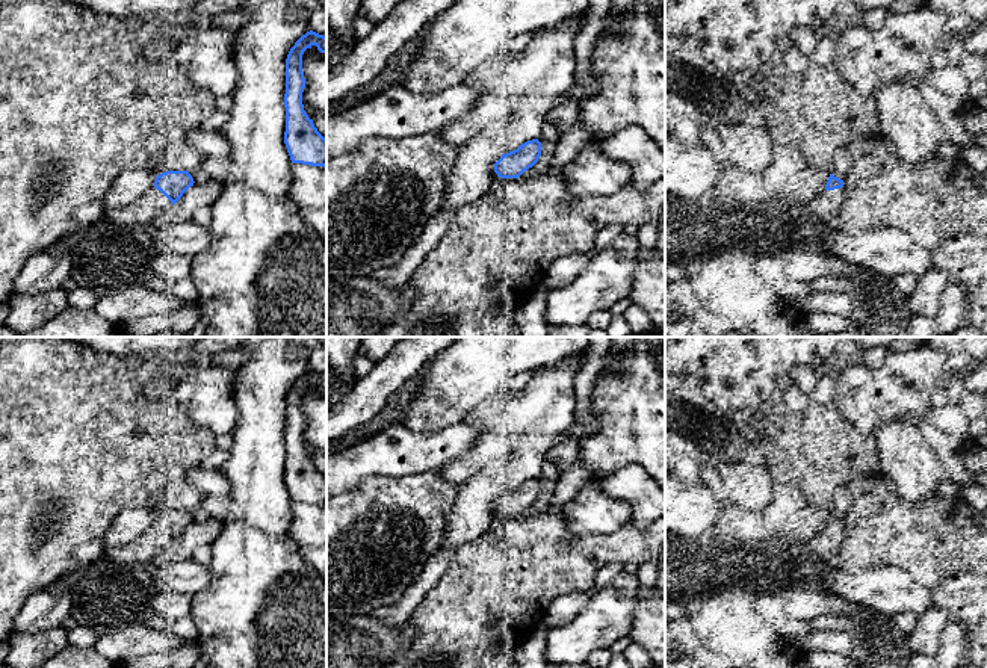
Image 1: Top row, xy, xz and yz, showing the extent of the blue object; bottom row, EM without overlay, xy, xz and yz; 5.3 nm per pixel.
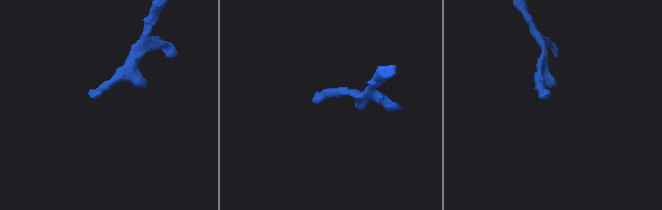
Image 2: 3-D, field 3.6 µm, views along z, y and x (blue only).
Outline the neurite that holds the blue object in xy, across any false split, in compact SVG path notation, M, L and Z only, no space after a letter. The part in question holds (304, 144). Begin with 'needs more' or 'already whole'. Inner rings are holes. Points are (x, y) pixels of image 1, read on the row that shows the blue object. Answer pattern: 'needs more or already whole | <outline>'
already whole | M310 30L295 42L286 59L284 144L292 163L326 168L326 139L317 131L302 104L305 88L302 54L313 45L326 54L326 36Z

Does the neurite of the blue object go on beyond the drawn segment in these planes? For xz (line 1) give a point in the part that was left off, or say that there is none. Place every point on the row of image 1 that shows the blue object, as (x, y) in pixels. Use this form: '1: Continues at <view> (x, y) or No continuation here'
1: No continuation here

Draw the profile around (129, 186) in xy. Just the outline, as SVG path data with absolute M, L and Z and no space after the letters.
M127 169L121 172L104 195L106 209L119 209L138 201L154 187L151 169Z

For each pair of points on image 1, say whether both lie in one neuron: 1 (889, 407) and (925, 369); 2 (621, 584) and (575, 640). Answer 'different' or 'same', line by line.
1: same
2: same

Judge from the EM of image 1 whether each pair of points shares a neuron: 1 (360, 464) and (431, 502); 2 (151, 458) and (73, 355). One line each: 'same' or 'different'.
1: different
2: same

